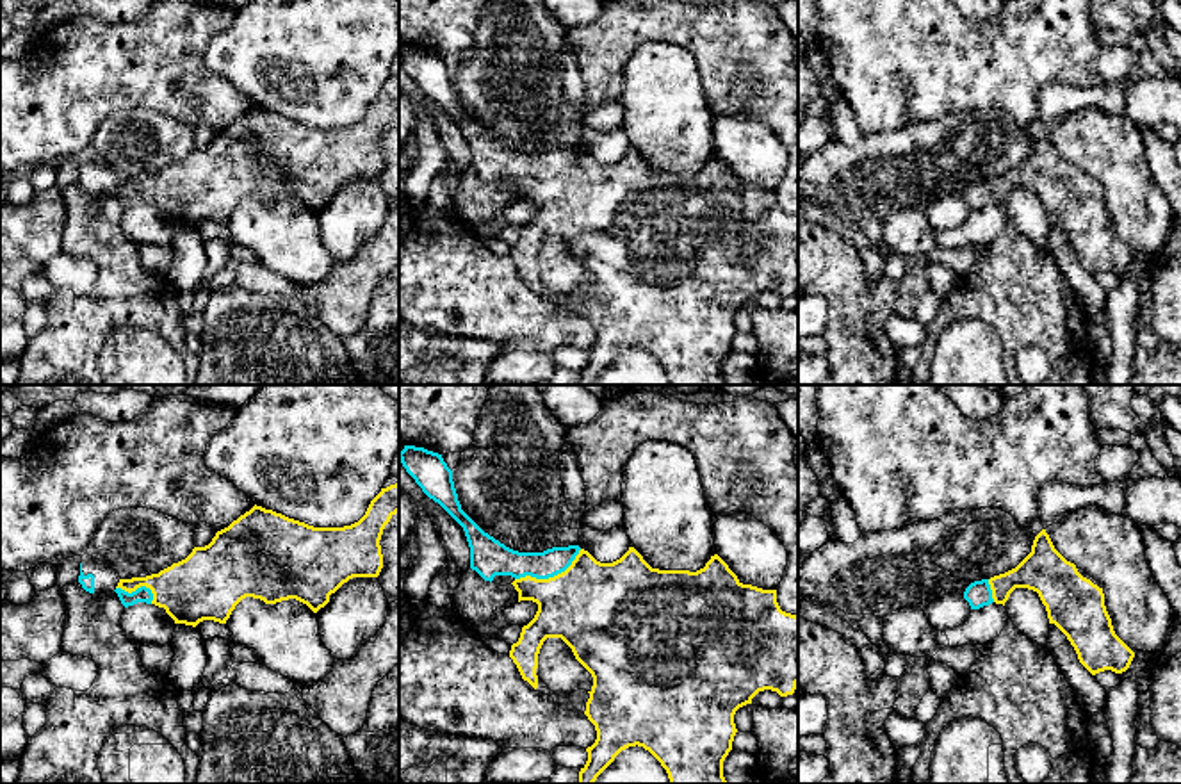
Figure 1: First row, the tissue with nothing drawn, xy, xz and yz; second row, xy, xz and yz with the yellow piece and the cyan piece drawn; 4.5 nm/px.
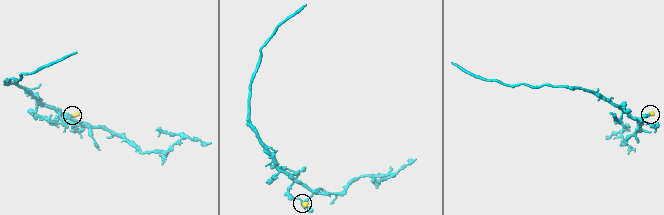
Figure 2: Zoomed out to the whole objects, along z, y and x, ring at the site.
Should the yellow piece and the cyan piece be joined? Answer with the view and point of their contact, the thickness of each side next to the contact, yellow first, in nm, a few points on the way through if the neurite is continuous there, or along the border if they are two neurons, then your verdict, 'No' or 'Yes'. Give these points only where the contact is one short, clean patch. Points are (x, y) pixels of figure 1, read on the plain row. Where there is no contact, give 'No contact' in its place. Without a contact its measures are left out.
Touches yellow at xz (549, 179). Thickness 420 nm (yellow) against 140 nm. Path across: xz (595, 209), (565, 182), (549, 179), (497, 161). Yes

